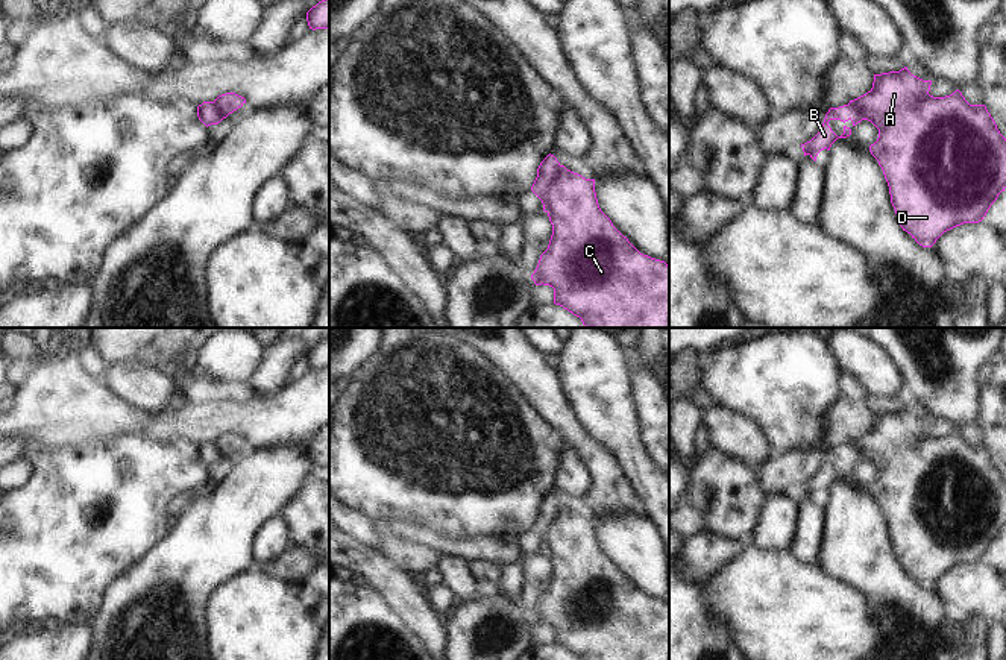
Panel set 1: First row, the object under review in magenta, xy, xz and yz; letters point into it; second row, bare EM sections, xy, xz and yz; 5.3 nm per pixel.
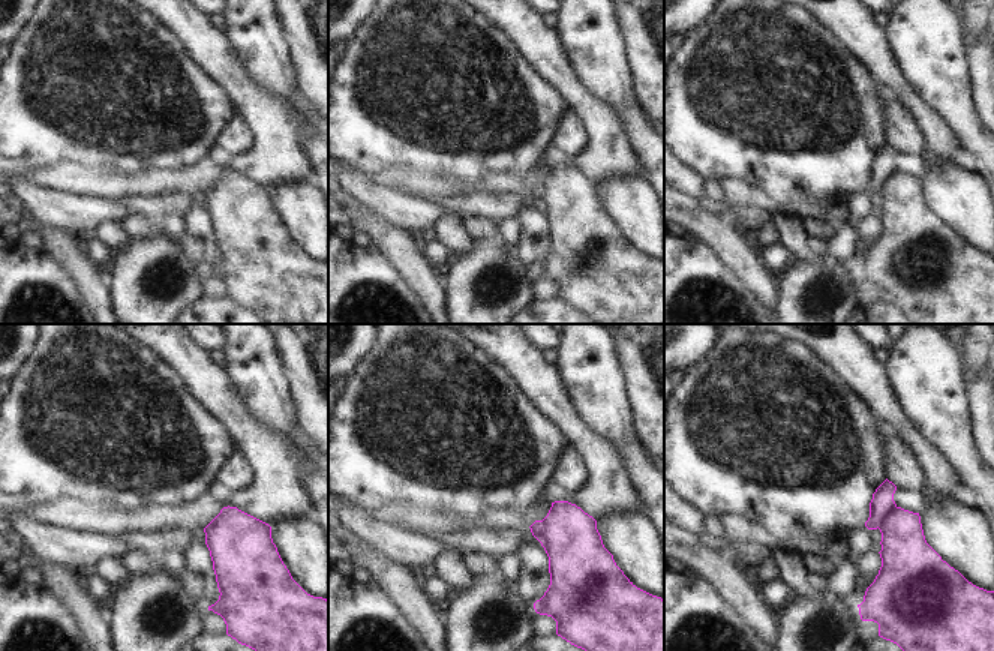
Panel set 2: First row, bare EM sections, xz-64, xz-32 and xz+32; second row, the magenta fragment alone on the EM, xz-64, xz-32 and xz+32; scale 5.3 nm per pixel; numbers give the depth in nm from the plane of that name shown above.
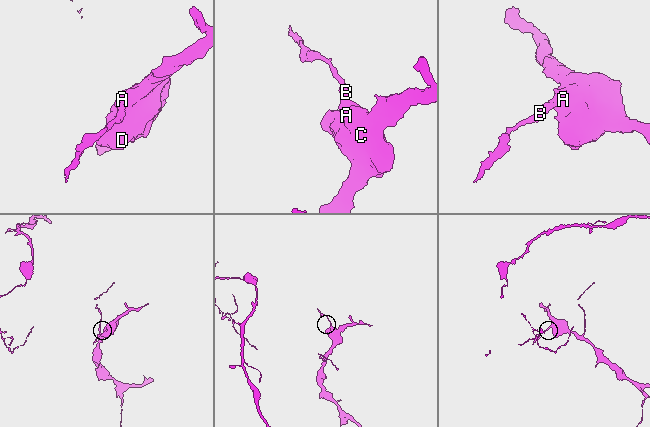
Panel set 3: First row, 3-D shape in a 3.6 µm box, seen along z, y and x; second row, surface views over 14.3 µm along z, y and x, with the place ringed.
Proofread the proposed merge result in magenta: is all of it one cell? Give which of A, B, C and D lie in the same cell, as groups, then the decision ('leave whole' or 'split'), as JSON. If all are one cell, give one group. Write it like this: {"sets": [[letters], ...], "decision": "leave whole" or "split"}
{"sets": [["A", "C", "D"], ["B"]], "decision": "split"}

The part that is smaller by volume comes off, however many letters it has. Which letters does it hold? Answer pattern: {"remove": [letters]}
{"remove": ["B"]}

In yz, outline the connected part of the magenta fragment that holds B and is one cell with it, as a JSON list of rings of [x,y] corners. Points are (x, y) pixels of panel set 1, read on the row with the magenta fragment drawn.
[[[851,103],[839,106],[839,108],[830,108],[828,112],[825,114],[825,118],[819,132],[810,141],[801,144],[804,156],[809,155],[813,161],[816,161],[816,156],[821,150],[824,149],[830,150],[832,144],[838,138],[847,138],[851,135],[851,129],[844,126],[844,134],[838,137],[828,126],[830,120],[841,120],[844,123],[851,120],[853,126],[856,126],[863,118],[860,111]]]

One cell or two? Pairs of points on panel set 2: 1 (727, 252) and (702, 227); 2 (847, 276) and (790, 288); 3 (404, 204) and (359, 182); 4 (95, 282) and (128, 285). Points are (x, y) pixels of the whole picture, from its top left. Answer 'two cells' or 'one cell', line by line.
1: one cell
2: one cell
3: one cell
4: two cells

